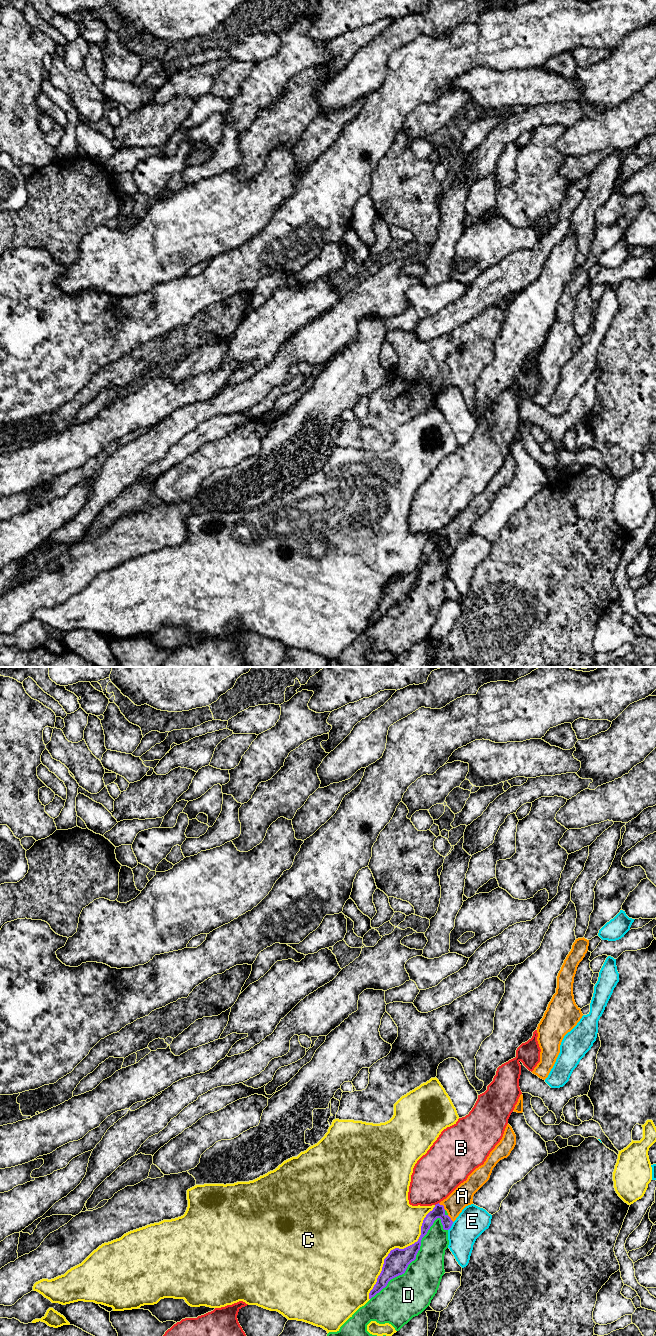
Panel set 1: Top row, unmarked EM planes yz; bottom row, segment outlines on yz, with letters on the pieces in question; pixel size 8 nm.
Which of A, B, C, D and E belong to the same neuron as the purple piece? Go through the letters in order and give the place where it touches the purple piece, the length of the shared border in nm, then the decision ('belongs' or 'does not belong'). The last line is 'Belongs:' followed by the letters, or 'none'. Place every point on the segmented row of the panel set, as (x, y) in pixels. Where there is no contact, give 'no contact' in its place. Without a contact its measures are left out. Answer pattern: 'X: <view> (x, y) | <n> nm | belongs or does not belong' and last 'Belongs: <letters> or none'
A: yz (442, 1205) | 80 nm | belongs
B: yz (436, 1204) | 40 nm | does not belong
C: yz (397, 1248) | 950 nm | does not belong
D: yz (411, 1261) | 850 nm | does not belong
E: yz (451, 1225) | 80 nm | does not belong
Belongs: A

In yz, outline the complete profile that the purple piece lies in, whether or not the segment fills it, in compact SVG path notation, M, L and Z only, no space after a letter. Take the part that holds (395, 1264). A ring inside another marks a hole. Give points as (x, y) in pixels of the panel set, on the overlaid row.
M507 1124L503 1137L495 1148L490 1152L483 1165L476 1168L446 1199L436 1204L423 1220L421 1235L417 1242L404 1248L395 1248L390 1251L384 1259L382 1271L377 1282L369 1293L369 1299L374 1297L388 1282L405 1273L408 1265L416 1259L420 1250L421 1240L427 1234L430 1227L437 1218L441 1219L444 1230L449 1230L462 1212L462 1210L473 1204L474 1194L489 1180L496 1164L507 1158L516 1145L516 1135L512 1127Z

